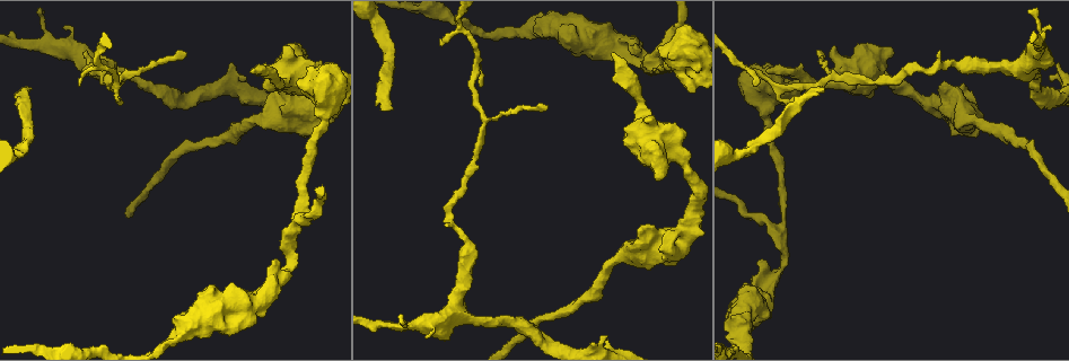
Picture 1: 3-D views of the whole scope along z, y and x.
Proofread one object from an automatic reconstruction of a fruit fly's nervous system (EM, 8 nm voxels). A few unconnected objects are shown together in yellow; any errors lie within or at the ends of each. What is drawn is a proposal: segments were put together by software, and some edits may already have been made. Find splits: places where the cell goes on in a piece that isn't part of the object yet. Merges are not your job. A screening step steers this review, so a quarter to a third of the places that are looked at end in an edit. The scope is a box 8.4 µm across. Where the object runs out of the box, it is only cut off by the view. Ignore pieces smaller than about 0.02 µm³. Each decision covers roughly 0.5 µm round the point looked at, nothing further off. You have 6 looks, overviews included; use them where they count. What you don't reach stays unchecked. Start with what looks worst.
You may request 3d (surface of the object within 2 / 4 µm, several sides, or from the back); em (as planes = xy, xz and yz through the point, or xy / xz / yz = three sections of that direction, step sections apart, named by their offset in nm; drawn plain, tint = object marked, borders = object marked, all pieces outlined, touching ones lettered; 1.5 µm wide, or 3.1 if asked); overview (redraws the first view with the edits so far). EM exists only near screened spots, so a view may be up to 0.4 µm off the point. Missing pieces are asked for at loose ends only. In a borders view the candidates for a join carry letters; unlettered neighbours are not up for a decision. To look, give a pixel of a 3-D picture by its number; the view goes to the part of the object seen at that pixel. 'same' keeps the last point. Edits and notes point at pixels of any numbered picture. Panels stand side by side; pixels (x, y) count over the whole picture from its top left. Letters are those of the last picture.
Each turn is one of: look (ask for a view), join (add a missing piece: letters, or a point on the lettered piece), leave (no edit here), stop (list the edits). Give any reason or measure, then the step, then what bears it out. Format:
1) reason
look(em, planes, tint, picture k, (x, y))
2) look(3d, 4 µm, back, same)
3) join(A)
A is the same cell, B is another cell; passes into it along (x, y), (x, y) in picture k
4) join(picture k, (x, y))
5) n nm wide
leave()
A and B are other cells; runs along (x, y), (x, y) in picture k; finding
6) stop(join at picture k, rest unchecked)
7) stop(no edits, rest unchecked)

long arm stops here
look(3d, 4 µm, picture 1, (29, 89))

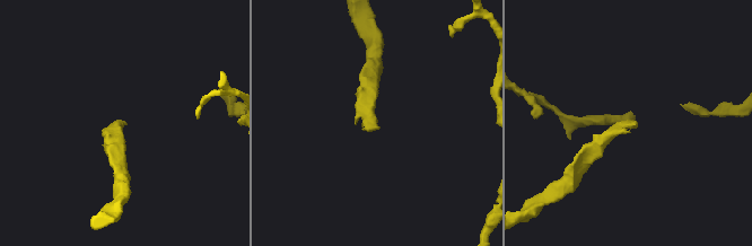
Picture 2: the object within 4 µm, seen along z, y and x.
look(em, yz, step 8, borders, picture 2, (377, 128))

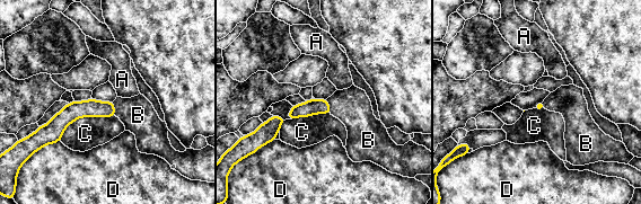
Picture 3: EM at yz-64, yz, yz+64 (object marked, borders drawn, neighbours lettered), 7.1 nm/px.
C touches over 440 nm
join(B)
B is the same cell, A, C and D are other cells; the cell continues

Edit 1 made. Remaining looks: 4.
see it whole again
look(overview)

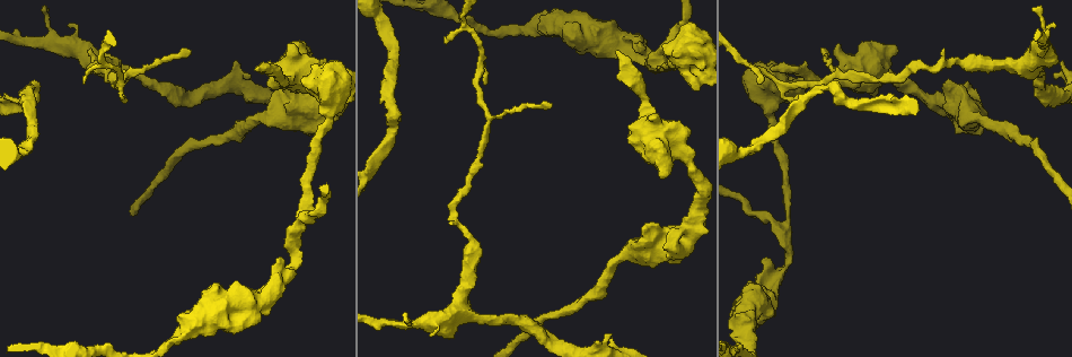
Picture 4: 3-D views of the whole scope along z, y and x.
tapers out
look(em, planes, borders, picture 4, (430, 335))

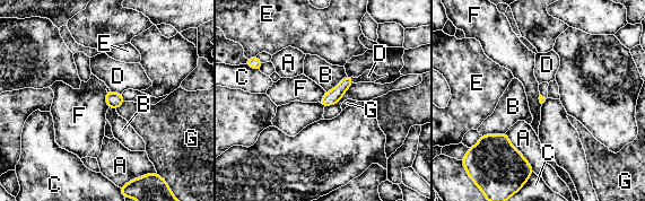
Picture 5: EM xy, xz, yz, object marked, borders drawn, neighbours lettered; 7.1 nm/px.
leave()
A, B, C, D, E, F and G are other cells; border along (106, 93), (105, 101), (109, 107) in picture 5; no lettered piece goes on from it

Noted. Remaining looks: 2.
free end
look(3d, 2 µm, picture 4, (552, 105))

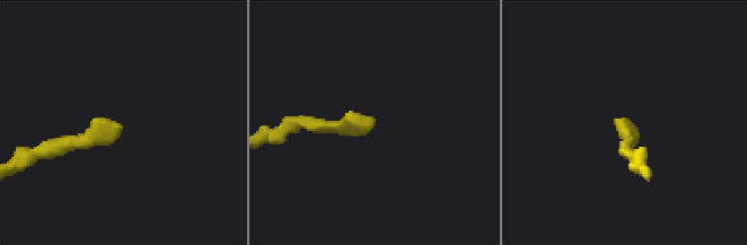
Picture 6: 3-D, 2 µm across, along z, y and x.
now the EM
look(em, planes, borders, picture 6, (622, 121))

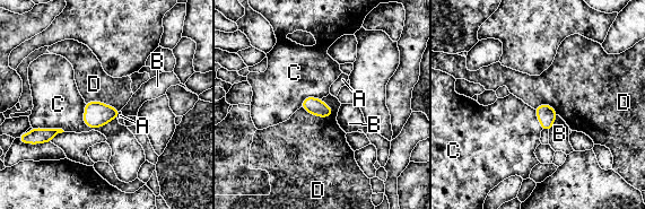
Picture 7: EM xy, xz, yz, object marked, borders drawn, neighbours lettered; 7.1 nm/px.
leave()
A, B, C and D are other cells; border along (302, 106), (321, 116), (332, 113) in picture 7; none of them fits

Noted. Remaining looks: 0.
stop(join at picture 3, rest unchecked)

